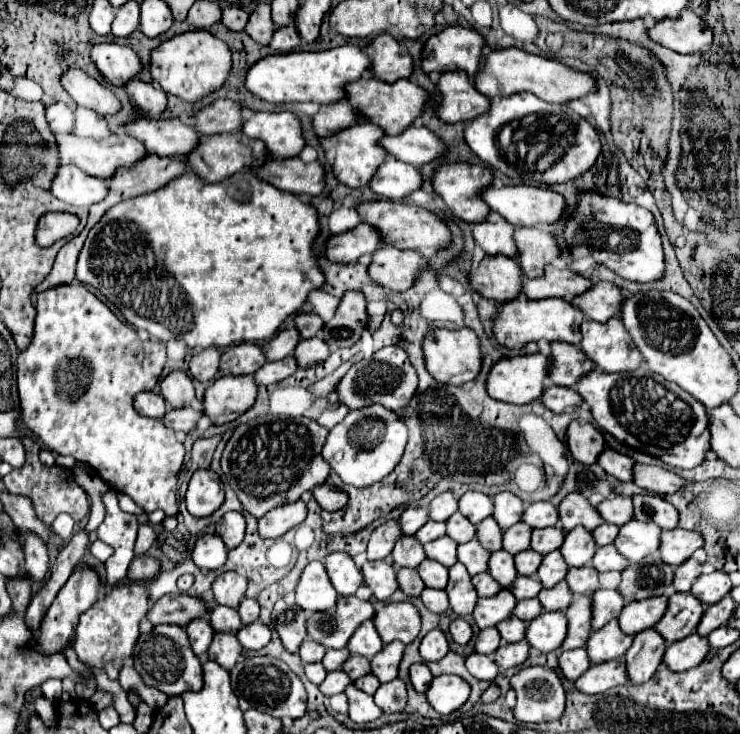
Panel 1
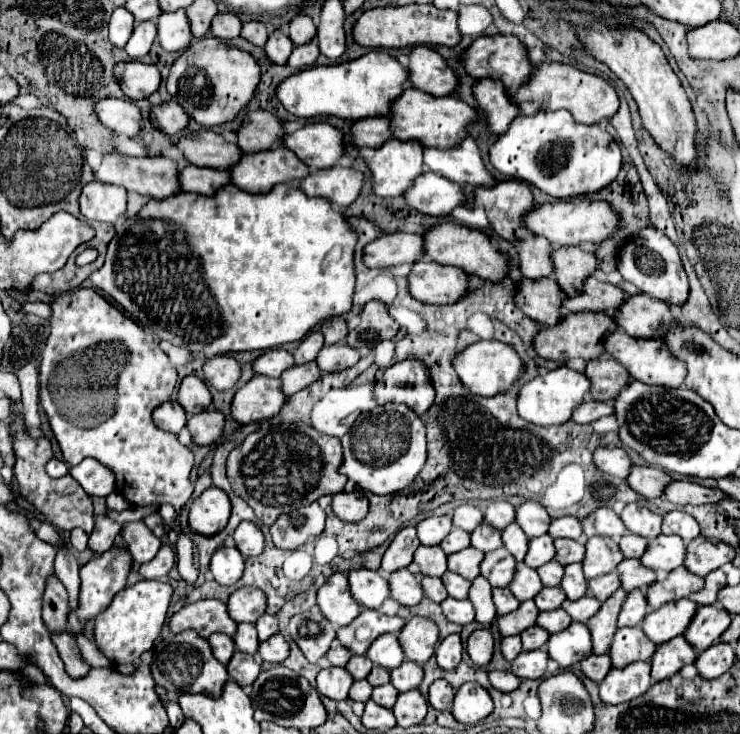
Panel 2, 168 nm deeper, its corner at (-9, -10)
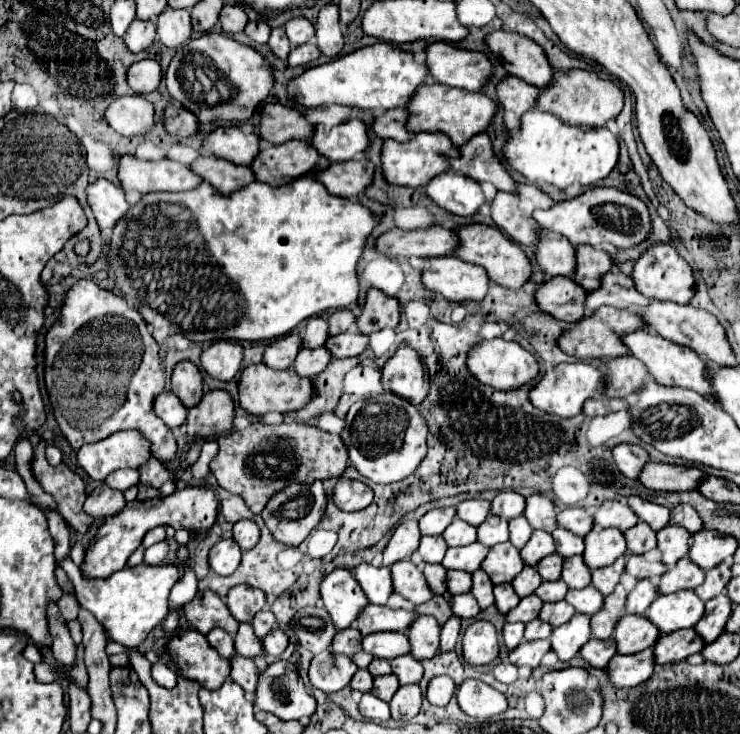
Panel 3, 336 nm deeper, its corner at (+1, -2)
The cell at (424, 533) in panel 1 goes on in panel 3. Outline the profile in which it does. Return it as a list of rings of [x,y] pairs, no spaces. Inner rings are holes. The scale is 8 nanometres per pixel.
[[[454,519],[442,533],[444,541],[448,547],[460,547],[460,545],[470,545],[476,541],[476,527],[464,523],[462,519]]]

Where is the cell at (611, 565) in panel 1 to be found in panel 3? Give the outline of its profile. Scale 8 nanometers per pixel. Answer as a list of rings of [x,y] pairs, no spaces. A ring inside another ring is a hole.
[[[628,555],[628,559],[626,559],[626,573],[636,579],[662,575],[664,571],[666,571],[666,567],[662,563],[650,563],[642,555]]]

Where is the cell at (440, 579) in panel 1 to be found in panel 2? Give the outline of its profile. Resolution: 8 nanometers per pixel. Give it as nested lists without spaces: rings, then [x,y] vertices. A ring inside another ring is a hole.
[[[446,571],[444,577],[442,577],[442,583],[446,585],[446,591],[448,591],[450,597],[454,597],[454,599],[468,599],[470,581],[464,579],[462,575],[452,573],[452,571]]]

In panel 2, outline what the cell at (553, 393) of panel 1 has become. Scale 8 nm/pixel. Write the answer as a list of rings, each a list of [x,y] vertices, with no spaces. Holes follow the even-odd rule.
[[[590,399],[588,403],[582,403],[582,405],[574,411],[572,419],[574,419],[576,423],[592,423],[592,421],[604,417],[604,415],[614,415],[614,403],[612,403],[612,401],[610,401],[610,403],[602,403],[602,401]]]

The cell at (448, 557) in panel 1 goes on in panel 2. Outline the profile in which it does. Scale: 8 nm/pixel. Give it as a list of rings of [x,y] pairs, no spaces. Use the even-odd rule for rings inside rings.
[[[466,547],[466,549],[458,551],[458,553],[448,555],[448,569],[472,581],[472,579],[476,579],[480,575],[478,567],[482,563],[482,555],[484,553],[474,549],[474,547]]]

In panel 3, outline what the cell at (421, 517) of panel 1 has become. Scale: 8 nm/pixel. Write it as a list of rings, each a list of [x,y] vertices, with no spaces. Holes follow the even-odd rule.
[[[442,507],[442,509],[432,509],[426,515],[420,517],[420,533],[422,535],[442,535],[442,531],[452,523],[456,515],[454,507]]]

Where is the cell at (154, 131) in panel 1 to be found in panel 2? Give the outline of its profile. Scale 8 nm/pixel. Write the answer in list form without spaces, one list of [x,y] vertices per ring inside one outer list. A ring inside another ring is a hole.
[[[214,131],[190,133],[182,137],[176,147],[192,165],[212,169],[228,169],[230,163],[238,163],[238,155],[242,155],[242,149],[236,143],[228,143]]]

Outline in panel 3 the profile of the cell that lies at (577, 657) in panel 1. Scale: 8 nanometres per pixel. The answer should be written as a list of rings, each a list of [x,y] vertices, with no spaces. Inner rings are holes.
[[[590,639],[582,649],[580,649],[580,655],[584,661],[588,661],[592,667],[596,669],[604,669],[608,665],[608,661],[616,655],[616,645],[614,645],[614,639]]]

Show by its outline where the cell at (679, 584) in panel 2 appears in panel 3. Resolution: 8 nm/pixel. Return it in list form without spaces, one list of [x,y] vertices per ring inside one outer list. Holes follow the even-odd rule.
[[[682,557],[672,569],[668,569],[658,583],[658,593],[674,593],[680,589],[696,589],[704,581],[704,571],[696,567],[688,557]]]

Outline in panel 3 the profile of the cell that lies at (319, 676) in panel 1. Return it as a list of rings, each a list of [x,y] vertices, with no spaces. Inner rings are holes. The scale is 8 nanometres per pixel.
[[[324,651],[312,659],[308,679],[316,689],[324,693],[334,693],[350,683],[356,669],[358,667],[352,663],[350,657],[332,655],[330,651]]]

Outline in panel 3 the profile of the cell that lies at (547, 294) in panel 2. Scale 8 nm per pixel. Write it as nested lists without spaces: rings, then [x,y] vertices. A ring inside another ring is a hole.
[[[552,277],[542,283],[534,293],[534,303],[542,313],[548,313],[564,323],[576,323],[582,319],[586,291],[570,277]]]

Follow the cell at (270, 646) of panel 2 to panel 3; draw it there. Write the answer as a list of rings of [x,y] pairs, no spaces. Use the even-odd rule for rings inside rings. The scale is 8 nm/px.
[[[272,629],[272,631],[264,637],[262,647],[264,647],[264,651],[266,651],[270,657],[280,657],[280,655],[284,653],[284,649],[288,647],[288,643],[290,643],[290,639],[288,639],[288,635],[286,635],[284,631]]]

